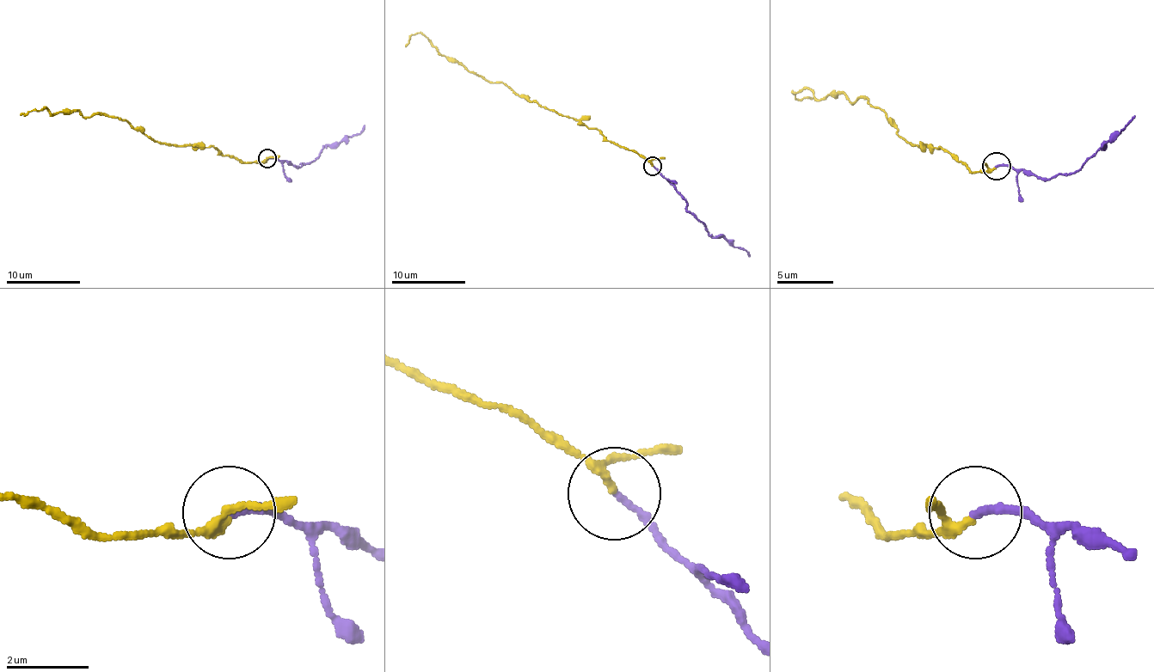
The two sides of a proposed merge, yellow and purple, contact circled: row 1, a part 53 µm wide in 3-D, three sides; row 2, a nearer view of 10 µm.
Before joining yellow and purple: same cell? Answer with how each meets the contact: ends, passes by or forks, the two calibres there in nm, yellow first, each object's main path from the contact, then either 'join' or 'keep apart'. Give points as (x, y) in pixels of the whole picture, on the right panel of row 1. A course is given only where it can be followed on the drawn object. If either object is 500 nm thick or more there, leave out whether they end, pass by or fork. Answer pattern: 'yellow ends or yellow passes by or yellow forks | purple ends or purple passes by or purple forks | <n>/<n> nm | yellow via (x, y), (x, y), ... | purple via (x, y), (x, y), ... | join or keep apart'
yellow passes by | purple ends | 170/170 nm | yellow via (997, 168), (971, 171), (940, 148), (911, 145), (863, 97), (793, 92), (813, 100) | purple via (997, 165), (1025, 168), (1047, 180), (1062, 174), (1076, 174), (1135, 114) | join

